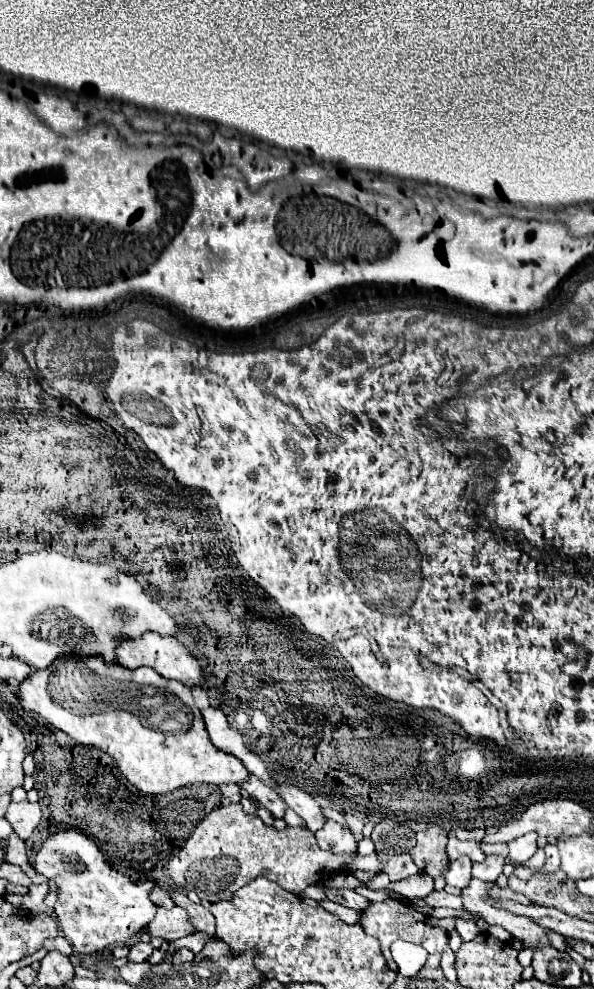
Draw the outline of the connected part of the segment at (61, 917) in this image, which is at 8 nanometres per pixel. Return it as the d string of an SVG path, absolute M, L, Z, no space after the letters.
M75 828L53 832L37 852L33 868L55 882L55 914L65 938L79 954L93 954L103 948L127 944L157 912L157 906L149 900L153 882L131 882L125 874L111 868L89 836Z

